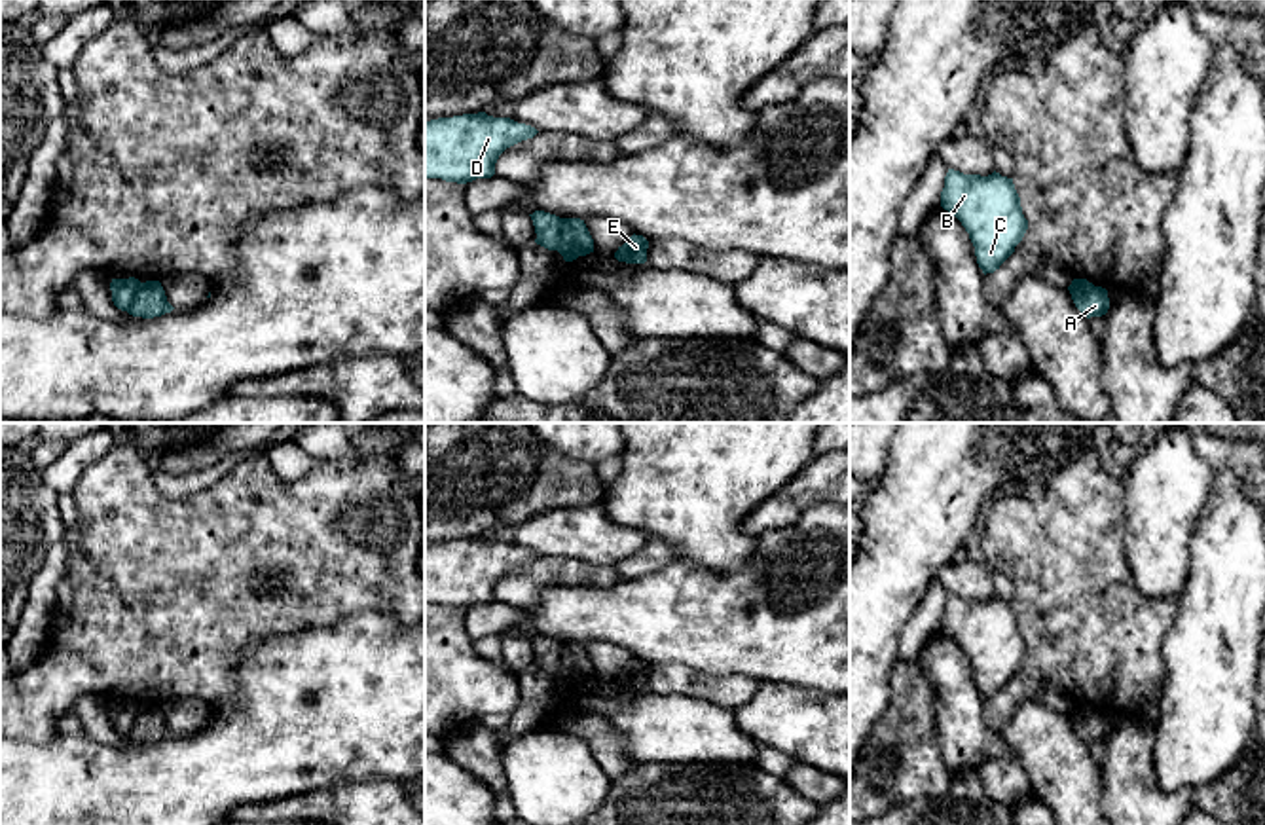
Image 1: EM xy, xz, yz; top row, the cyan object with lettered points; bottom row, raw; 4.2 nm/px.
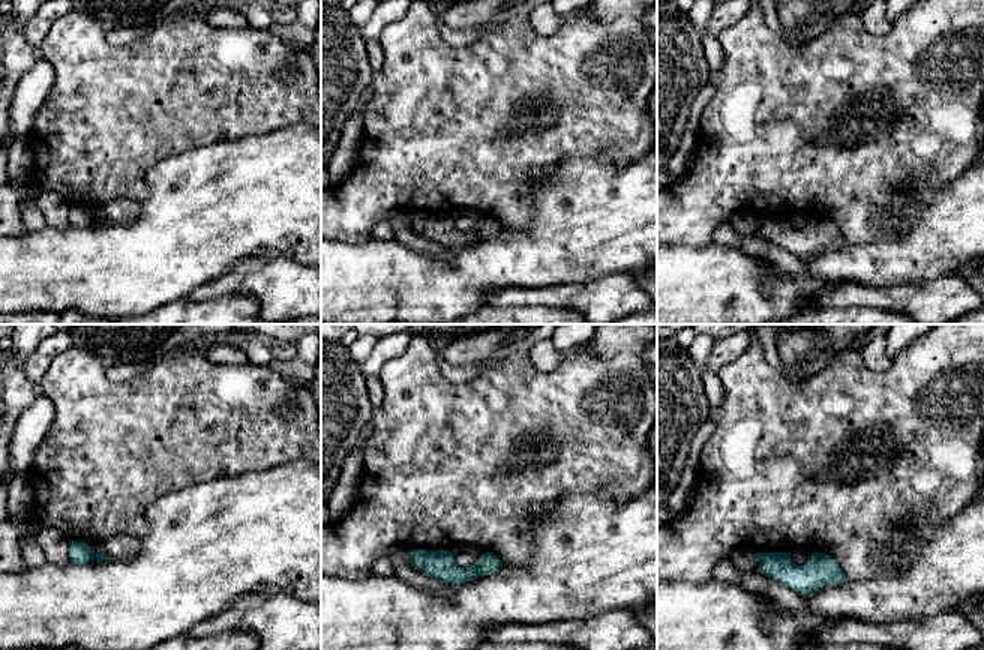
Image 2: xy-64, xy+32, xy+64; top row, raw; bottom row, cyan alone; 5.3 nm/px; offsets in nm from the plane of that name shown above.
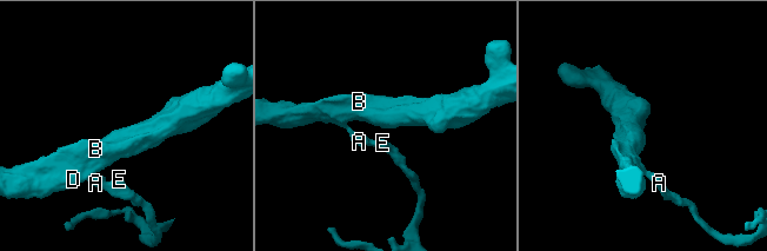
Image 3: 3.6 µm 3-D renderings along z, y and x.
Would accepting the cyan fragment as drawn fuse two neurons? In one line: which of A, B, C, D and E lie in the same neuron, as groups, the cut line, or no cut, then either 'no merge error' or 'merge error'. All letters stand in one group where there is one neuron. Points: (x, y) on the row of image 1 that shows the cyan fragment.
groups A E / B C D; cut xz (564, 219), (560, 241), (554, 249); merge error

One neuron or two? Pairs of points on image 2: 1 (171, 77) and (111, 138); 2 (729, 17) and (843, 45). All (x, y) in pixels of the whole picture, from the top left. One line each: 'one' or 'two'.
1: one
2: two

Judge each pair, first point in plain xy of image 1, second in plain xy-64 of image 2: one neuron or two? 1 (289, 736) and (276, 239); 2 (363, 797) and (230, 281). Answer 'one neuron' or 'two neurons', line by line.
1: one neuron
2: one neuron

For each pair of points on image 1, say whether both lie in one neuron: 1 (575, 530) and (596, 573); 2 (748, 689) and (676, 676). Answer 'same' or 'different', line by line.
1: different
2: same

